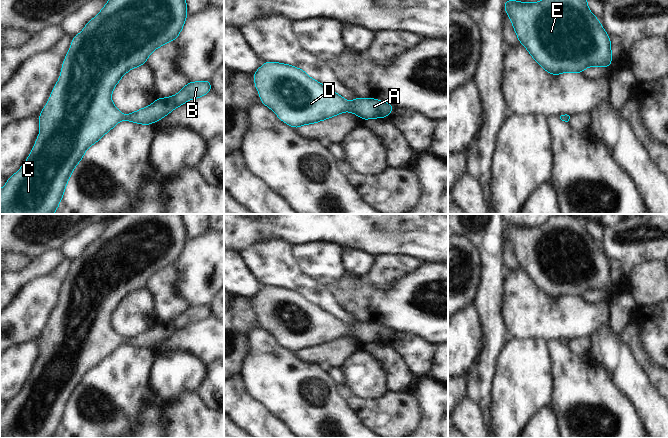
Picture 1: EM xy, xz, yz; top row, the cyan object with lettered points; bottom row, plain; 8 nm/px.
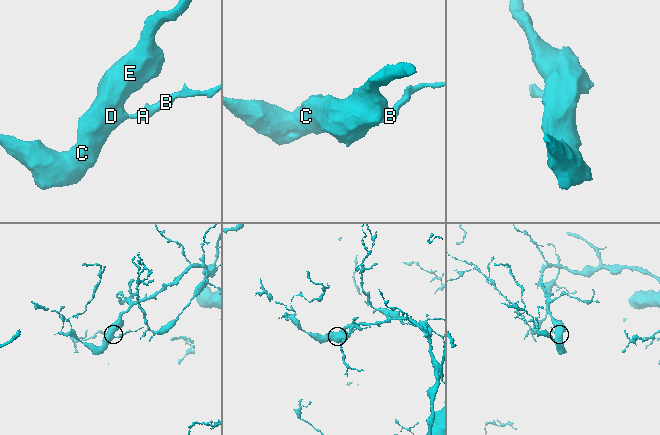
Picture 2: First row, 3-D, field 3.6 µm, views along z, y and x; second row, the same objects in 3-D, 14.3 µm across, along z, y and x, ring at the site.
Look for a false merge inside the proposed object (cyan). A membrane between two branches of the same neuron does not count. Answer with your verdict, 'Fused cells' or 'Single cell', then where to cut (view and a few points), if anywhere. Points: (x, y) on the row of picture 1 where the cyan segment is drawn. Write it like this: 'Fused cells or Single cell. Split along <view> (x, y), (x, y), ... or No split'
Single cell. No split

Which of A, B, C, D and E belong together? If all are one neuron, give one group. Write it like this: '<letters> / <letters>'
A B C D E

